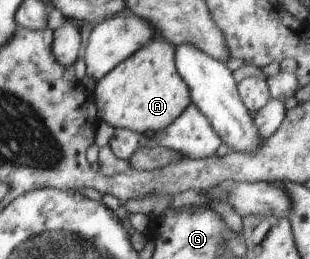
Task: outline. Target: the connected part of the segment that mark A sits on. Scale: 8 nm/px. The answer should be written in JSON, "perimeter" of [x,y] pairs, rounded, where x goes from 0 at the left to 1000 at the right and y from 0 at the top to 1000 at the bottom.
{"perimeter":[[[535,154],[484,162],[368,263],[345,293],[313,309],[300,367],[319,459],[371,498],[400,494],[455,517],[481,502],[506,514],[574,459],[616,390],[610,344],[577,293],[565,255],[561,205],[568,189],[571,181],[545,170]]]}

